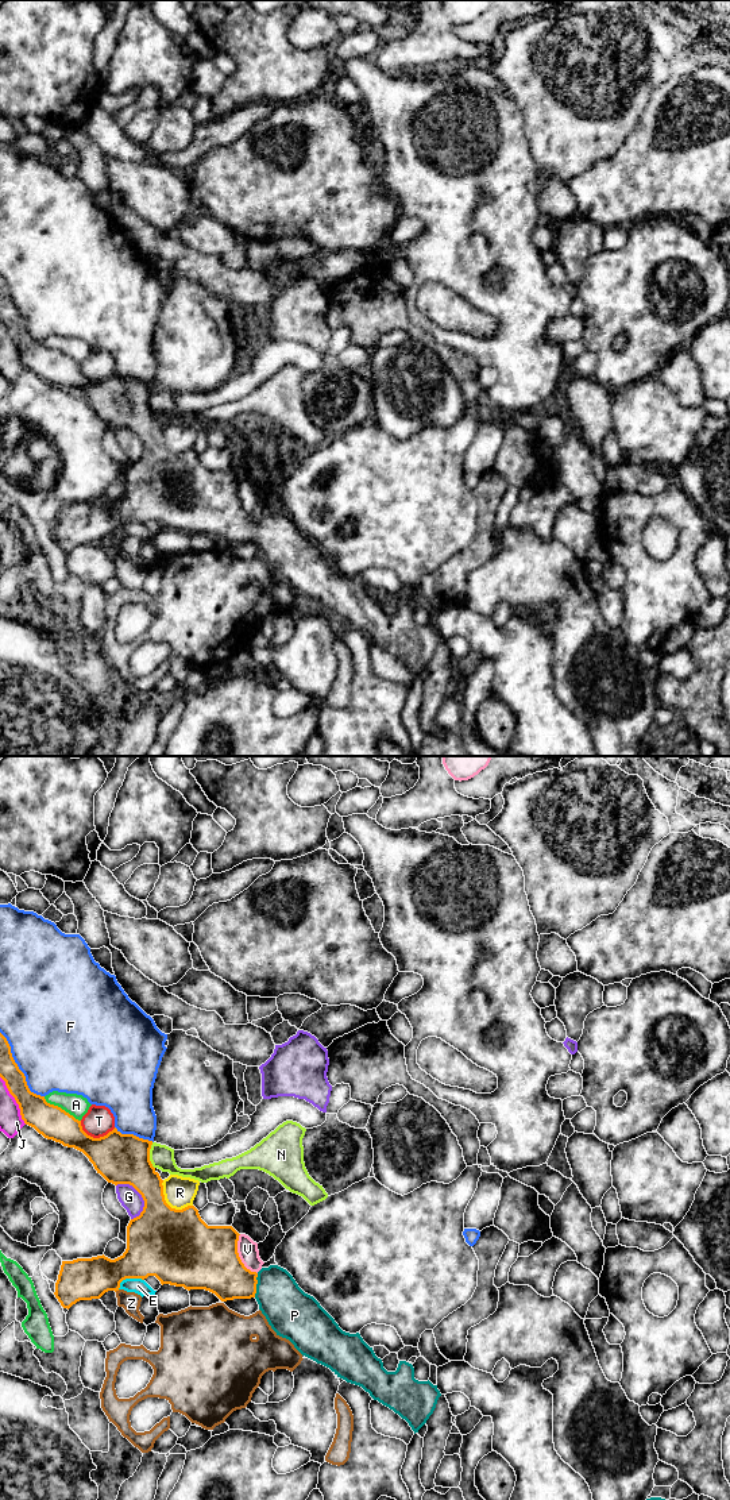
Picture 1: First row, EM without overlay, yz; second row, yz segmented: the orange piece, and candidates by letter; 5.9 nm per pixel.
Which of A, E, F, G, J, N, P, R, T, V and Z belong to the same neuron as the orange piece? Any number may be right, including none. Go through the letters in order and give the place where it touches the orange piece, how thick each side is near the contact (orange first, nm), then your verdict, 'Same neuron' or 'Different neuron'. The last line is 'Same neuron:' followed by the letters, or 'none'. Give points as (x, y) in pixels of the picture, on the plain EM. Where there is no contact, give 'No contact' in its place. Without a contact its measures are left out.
A: Touches orange at yz (60, 351). Thickness 200 nm (orange) against 130 nm. Different neuron
E: Touches orange at yz (128, 521). Thickness 360 nm (orange) against 90 nm. Different neuron
F: Touches orange at yz (18, 312). Thickness 160 nm (orange) against 480 nm. Different neuron
G: Touches orange at yz (139, 436). Thickness 300 nm (orange) against 120 nm. Different neuron
J: Touches orange at yz (15, 343). Thickness 200 nm (orange) against 140 nm. Different neuron
N: Touches orange at yz (149, 400). Thickness 300 nm (orange) against 140 nm. Different neuron
P: Touches orange at yz (255, 529). Thickness 300 nm (orange) against 280 nm. Same neuron
R: Touches orange at yz (167, 448). Thickness 440 nm (orange) against 190 nm. Different neuron
T: Touches orange at yz (95, 382). Thickness 300 nm (orange) against 180 nm. Different neuron
V: Touches orange at yz (238, 500). Thickness 400 nm (orange) against 120 nm. Different neuron
Z: Touches orange at yz (116, 533). Thickness 260 nm (orange) against 110 nm. Different neuron
Same neuron: P

